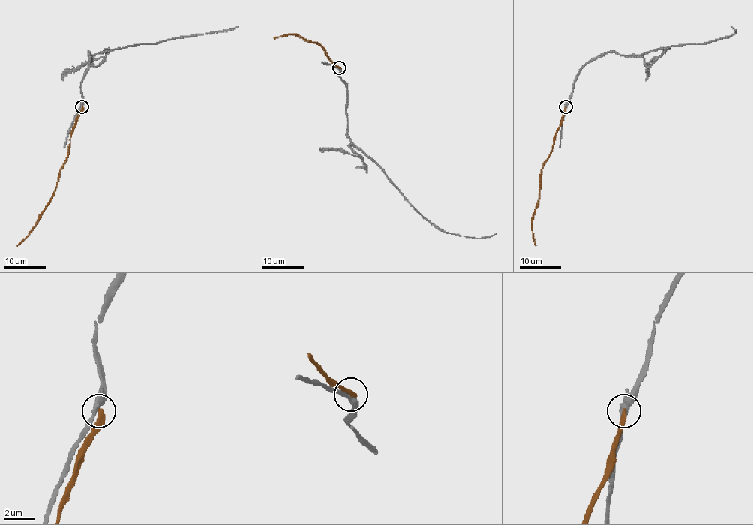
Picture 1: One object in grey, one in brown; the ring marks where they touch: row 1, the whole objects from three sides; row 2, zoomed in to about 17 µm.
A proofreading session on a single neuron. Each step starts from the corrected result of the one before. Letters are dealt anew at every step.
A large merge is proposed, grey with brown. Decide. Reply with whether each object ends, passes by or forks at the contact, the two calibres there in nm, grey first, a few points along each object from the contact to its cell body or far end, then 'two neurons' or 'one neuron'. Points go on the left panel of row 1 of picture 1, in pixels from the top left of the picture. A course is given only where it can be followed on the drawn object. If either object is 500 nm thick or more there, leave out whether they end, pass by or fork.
grey passes by | brown ends | 360/320 nm | grey via (82, 106), (82, 79), (90, 63), (88, 52), (90, 55), (157, 44), (238, 26) | brown via (82, 106), (70, 136), (69, 153), (60, 172), (55, 195), (36, 226), (16, 244) | two neurons

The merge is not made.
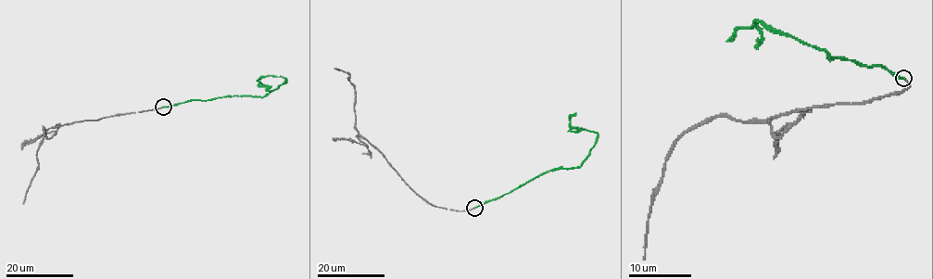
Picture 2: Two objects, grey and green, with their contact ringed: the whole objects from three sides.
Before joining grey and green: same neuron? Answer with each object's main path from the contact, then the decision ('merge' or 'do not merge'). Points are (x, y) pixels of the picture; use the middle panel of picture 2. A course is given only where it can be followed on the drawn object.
grey via (473, 208), (456, 210), (423, 200), (359, 133), (355, 87), (347, 80), (349, 75), (334, 68) | green via (473, 208), (499, 198), (547, 172), (578, 168), (588, 154), (597, 134), (570, 125), (570, 118), (576, 112) | merge

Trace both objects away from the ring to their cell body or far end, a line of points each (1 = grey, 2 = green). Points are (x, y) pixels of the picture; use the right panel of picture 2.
1: (903, 79), (910, 85), (902, 91), (853, 104), (751, 121), (711, 117), (692, 126), (665, 162), (643, 259)
2: (903, 79), (887, 68), (838, 57), (830, 60), (803, 41), (756, 20), (738, 27), (726, 41)

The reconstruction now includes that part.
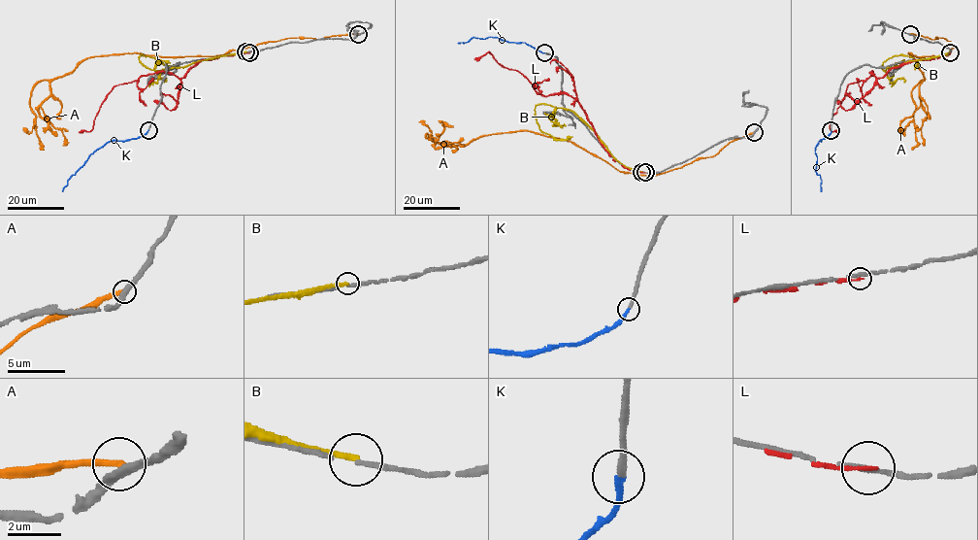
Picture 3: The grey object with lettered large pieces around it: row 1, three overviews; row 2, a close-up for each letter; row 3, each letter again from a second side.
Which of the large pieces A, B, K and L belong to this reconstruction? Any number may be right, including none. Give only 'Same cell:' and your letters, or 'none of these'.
Same cell: K

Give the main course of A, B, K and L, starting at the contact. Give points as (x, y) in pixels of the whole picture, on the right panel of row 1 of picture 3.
A: (911, 34), (945, 38), (954, 45), (948, 54), (908, 53), (924, 80), (911, 91), (917, 145), (911, 150)
B: (950, 51), (883, 70), (882, 64), (894, 55), (909, 55), (917, 62), (914, 69)
K: (831, 129), (815, 150), (816, 172), (821, 180), (821, 191)
L: (951, 52), (900, 63), (882, 77), (871, 71), (848, 84), (831, 118), (830, 128), (837, 132)

